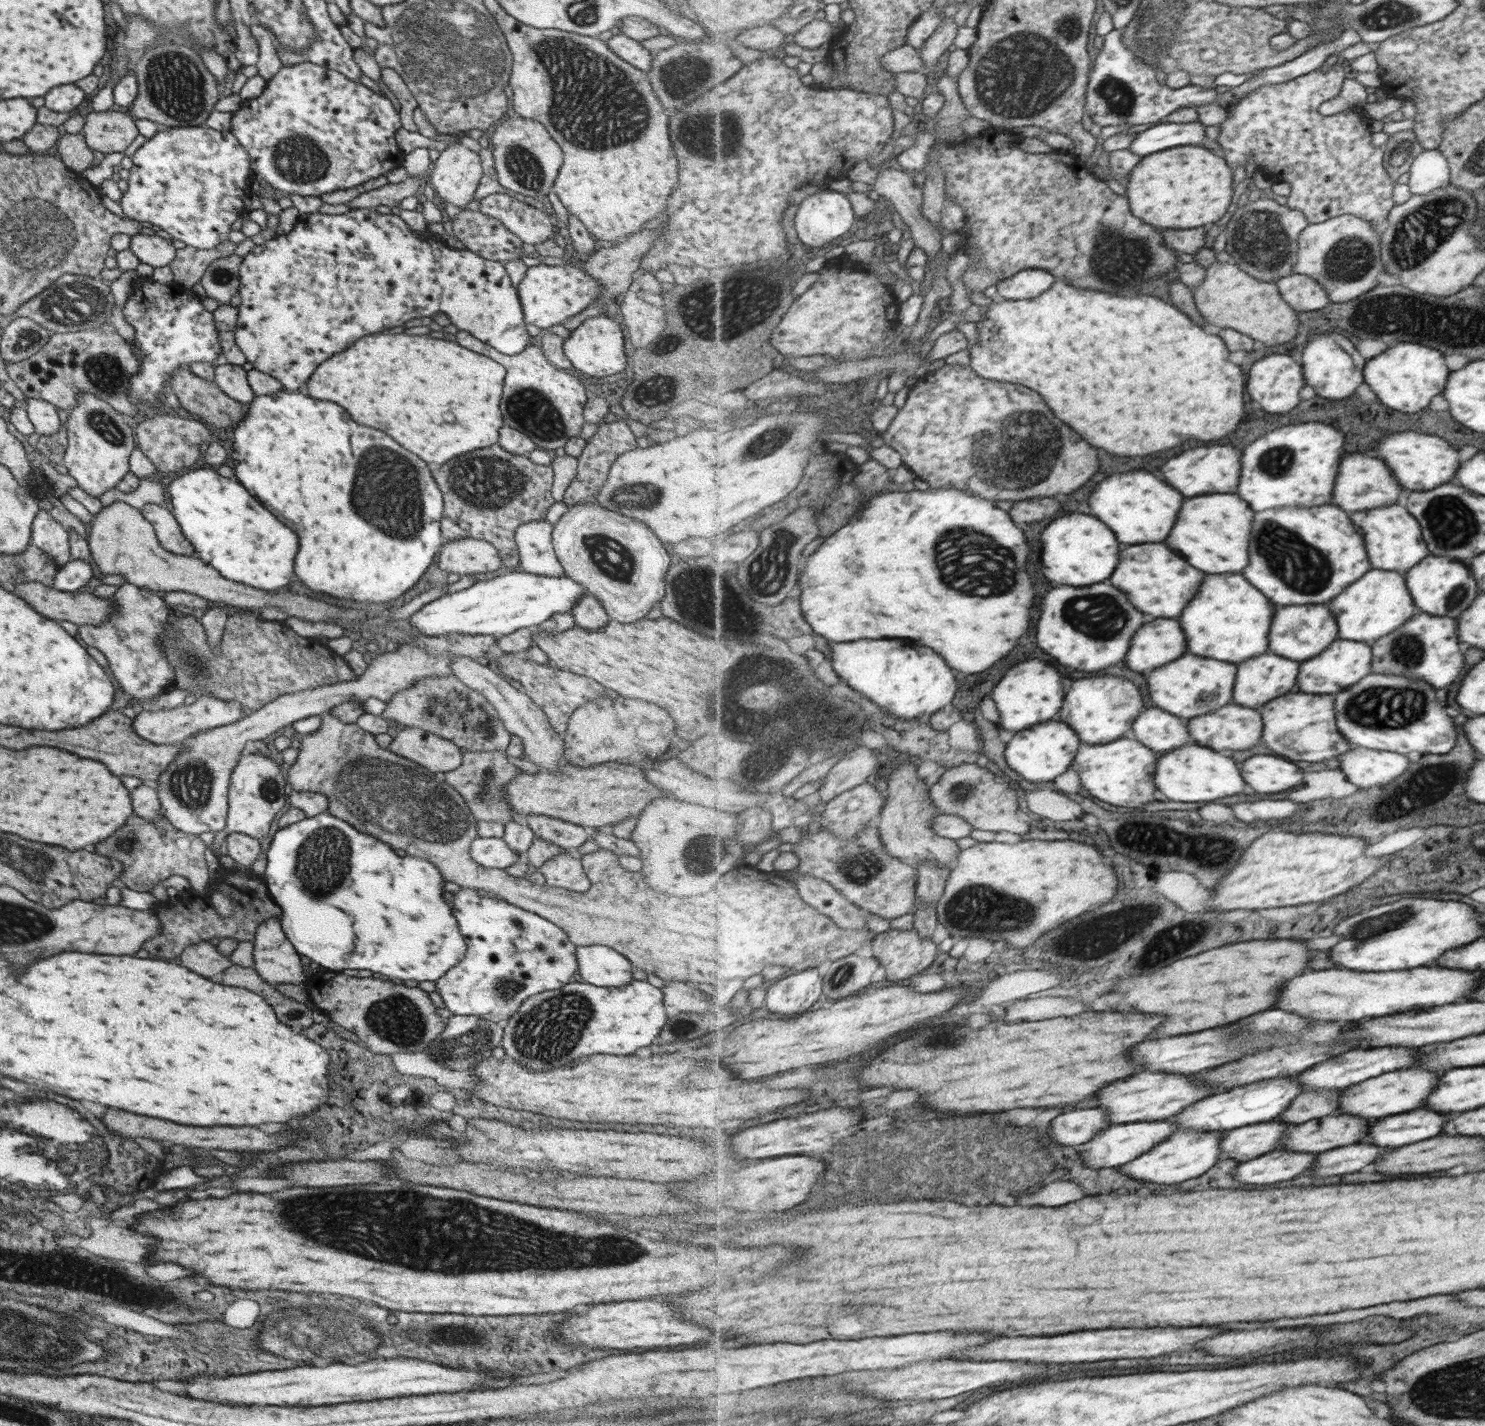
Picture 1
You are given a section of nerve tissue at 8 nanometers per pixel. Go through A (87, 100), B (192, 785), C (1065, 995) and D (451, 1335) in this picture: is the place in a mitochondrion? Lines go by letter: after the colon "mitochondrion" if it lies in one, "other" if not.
A: other
B: mitochondrion
C: other
D: mitochondrion

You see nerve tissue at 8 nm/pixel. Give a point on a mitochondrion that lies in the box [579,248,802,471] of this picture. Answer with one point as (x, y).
(761, 447)

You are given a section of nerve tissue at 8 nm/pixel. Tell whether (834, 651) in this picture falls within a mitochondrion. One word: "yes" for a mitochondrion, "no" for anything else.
no

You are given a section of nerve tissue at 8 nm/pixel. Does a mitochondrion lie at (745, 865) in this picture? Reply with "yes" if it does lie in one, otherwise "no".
no

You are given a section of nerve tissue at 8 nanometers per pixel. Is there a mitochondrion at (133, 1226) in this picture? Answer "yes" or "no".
no

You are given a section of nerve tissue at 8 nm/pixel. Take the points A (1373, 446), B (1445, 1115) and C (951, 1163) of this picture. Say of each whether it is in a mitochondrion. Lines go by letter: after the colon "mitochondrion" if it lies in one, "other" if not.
A: other
B: other
C: mitochondrion

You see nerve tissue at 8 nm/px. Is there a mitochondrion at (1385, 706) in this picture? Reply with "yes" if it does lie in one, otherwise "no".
yes

